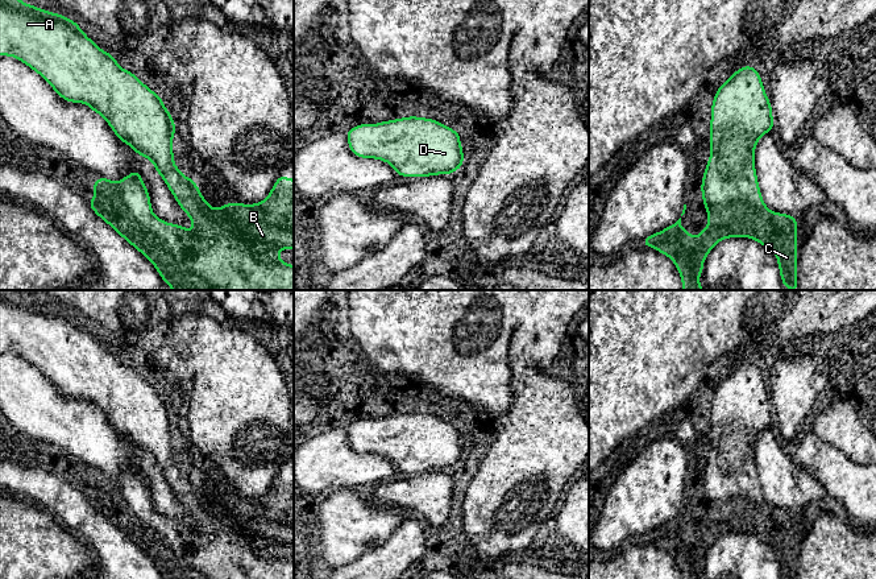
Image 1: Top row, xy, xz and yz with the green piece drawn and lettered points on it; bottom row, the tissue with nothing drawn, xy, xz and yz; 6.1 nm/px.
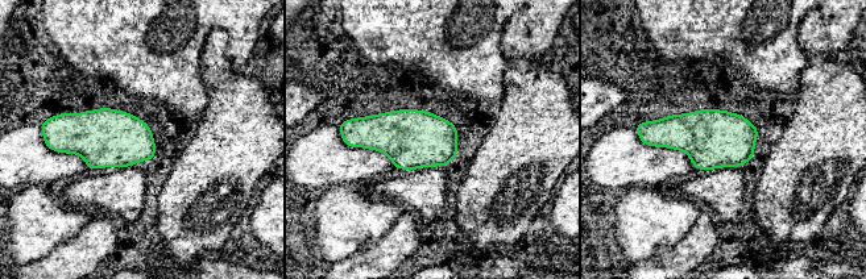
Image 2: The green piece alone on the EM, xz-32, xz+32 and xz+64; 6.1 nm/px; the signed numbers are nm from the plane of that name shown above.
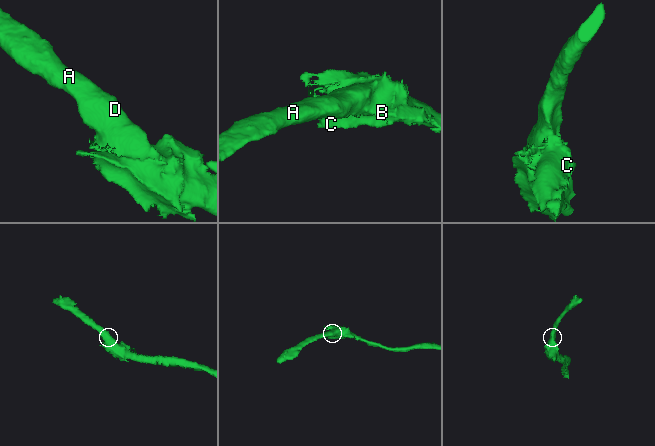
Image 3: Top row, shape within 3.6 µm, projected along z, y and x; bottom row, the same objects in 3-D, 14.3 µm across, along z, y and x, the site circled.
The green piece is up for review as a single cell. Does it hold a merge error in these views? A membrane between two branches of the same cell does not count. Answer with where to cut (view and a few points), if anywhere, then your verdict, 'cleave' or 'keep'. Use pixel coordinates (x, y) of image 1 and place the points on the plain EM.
no cut; keep

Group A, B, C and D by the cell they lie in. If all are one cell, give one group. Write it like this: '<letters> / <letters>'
A B C D

